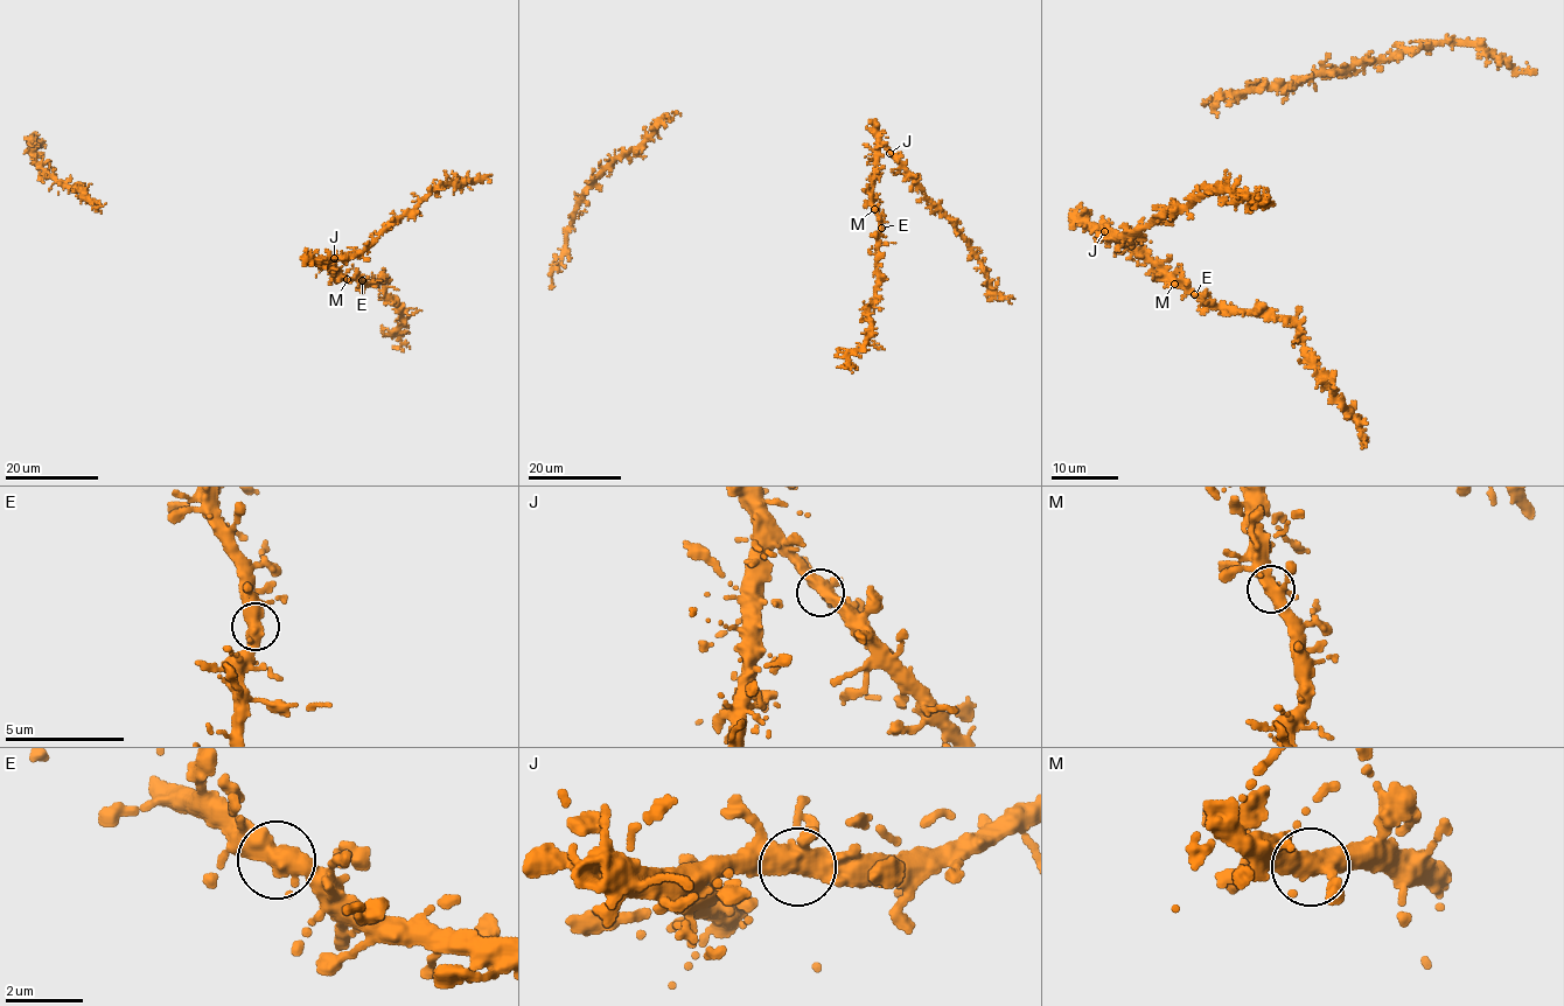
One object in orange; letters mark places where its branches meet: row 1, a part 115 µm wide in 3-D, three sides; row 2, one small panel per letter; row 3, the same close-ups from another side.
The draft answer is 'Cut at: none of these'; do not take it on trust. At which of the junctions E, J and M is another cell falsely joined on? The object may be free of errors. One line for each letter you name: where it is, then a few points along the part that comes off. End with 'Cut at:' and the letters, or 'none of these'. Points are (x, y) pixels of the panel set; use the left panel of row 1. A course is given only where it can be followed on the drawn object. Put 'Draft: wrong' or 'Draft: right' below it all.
Cut at: none of these
Draft: right

